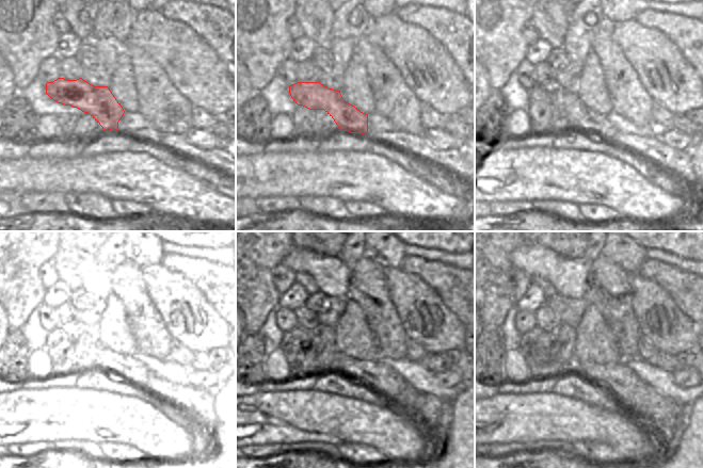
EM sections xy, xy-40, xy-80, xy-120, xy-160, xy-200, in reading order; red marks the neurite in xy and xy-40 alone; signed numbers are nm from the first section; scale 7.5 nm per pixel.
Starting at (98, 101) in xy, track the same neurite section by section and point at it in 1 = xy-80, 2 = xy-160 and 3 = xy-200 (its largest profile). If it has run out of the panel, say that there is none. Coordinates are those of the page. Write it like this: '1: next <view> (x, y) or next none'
1: next xy-80 (586, 119)
2: next xy-160 (377, 374)
3: next xy-200 (666, 415)

